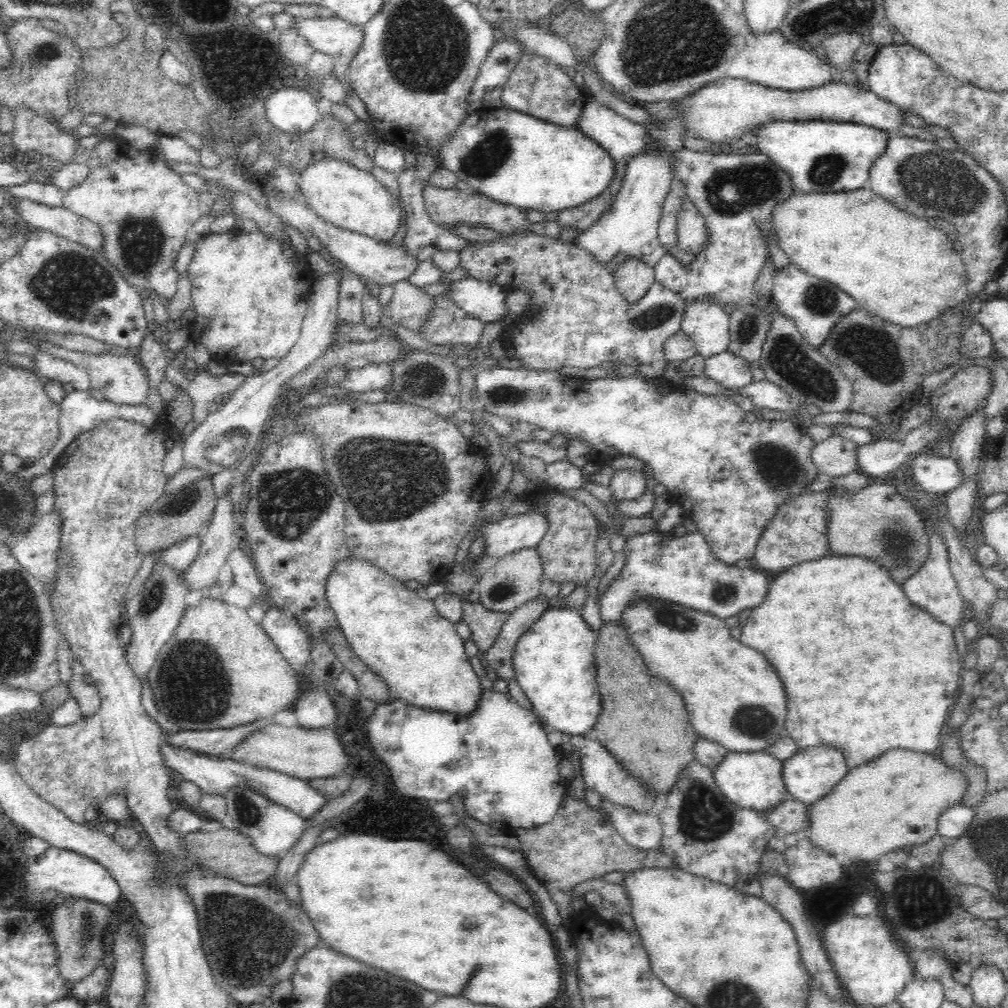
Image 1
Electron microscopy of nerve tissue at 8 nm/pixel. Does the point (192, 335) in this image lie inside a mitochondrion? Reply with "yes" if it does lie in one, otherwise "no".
no

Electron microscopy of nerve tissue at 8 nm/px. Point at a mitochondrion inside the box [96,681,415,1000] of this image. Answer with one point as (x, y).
(248, 939)

